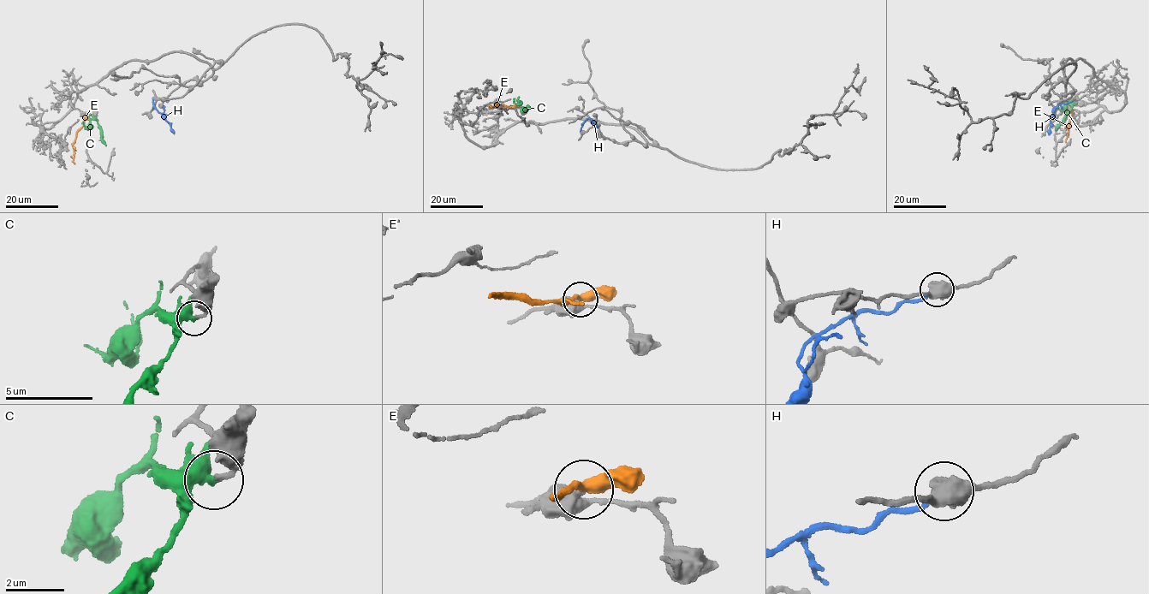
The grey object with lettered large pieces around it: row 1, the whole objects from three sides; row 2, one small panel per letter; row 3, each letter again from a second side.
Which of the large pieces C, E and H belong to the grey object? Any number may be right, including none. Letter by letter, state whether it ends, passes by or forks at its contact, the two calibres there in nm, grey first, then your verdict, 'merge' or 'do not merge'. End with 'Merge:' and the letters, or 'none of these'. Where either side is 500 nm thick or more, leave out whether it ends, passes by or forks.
C: it forks there; 200 nm thick on the grey side, 340 nm on the other; do not merge
E: it passes by; 360 nm thick on the grey side, 340 nm on the other; merge
H: 700 nm thick on the grey side, 170 nm on the other; do not merge
Merge: E

